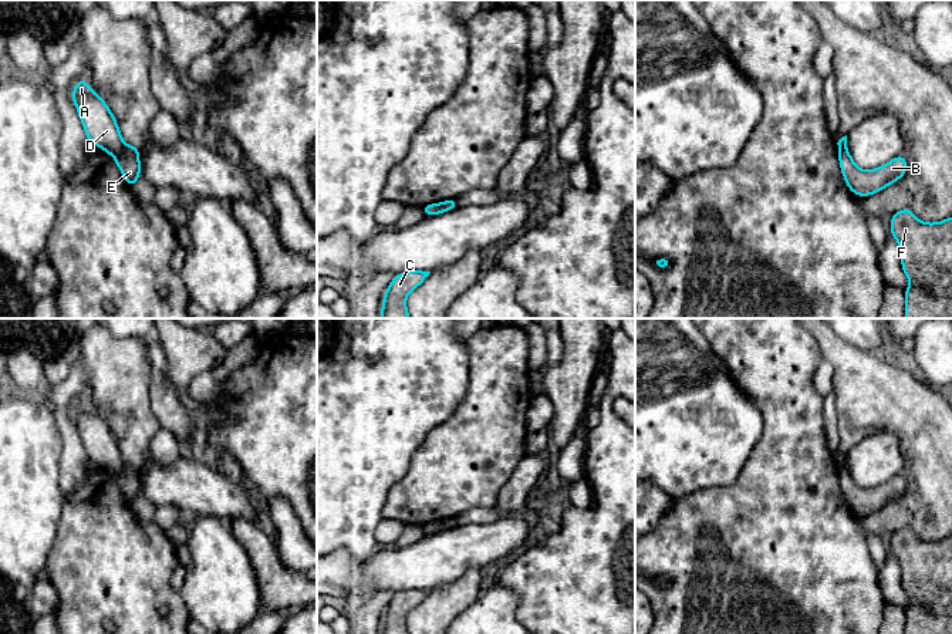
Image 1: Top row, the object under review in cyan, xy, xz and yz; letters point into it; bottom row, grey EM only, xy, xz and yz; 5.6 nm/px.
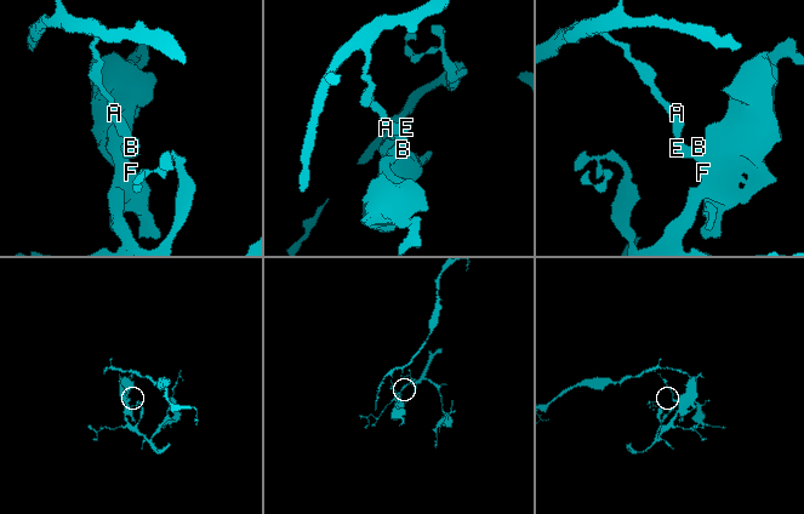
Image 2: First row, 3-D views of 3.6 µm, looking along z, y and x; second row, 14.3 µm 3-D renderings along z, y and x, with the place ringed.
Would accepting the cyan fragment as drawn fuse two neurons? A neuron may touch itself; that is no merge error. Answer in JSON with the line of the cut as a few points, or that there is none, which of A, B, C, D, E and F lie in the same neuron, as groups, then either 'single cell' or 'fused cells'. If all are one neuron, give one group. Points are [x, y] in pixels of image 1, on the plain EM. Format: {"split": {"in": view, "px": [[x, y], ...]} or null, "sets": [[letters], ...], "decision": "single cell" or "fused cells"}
{"split": {"in": "xy", "px": [[125, 464], [114, 474]]}, "sets": [["A", "D"], ["B", "C", "E", "F"]], "decision": "fused cells"}

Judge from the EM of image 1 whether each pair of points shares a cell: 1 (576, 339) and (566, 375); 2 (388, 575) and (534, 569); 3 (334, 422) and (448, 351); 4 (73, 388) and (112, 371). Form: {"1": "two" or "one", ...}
{"1": "one", "2": "two", "3": "one", "4": "two"}

